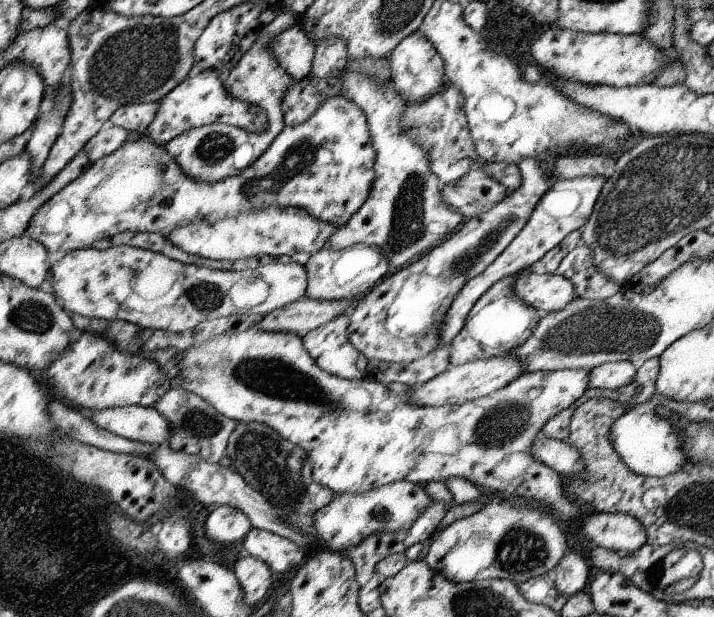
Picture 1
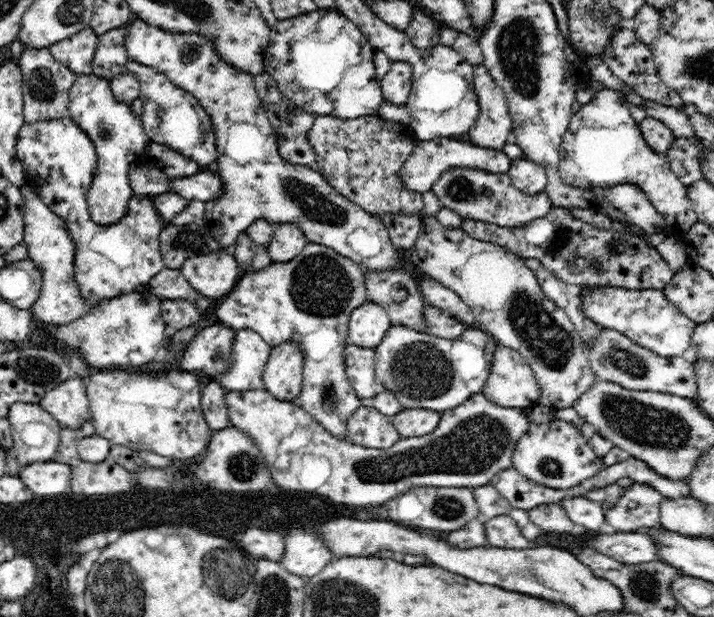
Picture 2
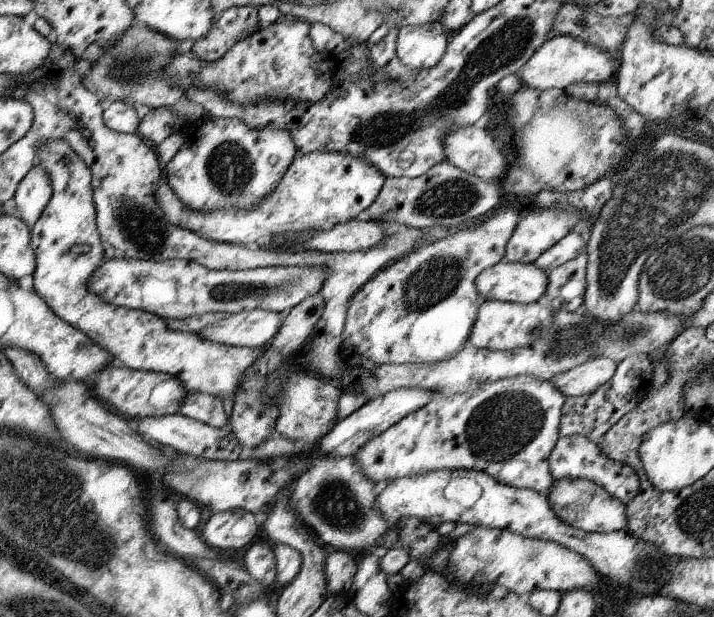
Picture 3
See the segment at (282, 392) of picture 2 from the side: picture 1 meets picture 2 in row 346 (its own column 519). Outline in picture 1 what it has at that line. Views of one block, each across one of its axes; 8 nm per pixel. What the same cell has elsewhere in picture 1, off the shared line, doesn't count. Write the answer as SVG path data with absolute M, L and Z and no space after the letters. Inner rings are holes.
M555 272L522 273L513 280L513 291L520 300L542 314L560 311L576 298L571 282Z

